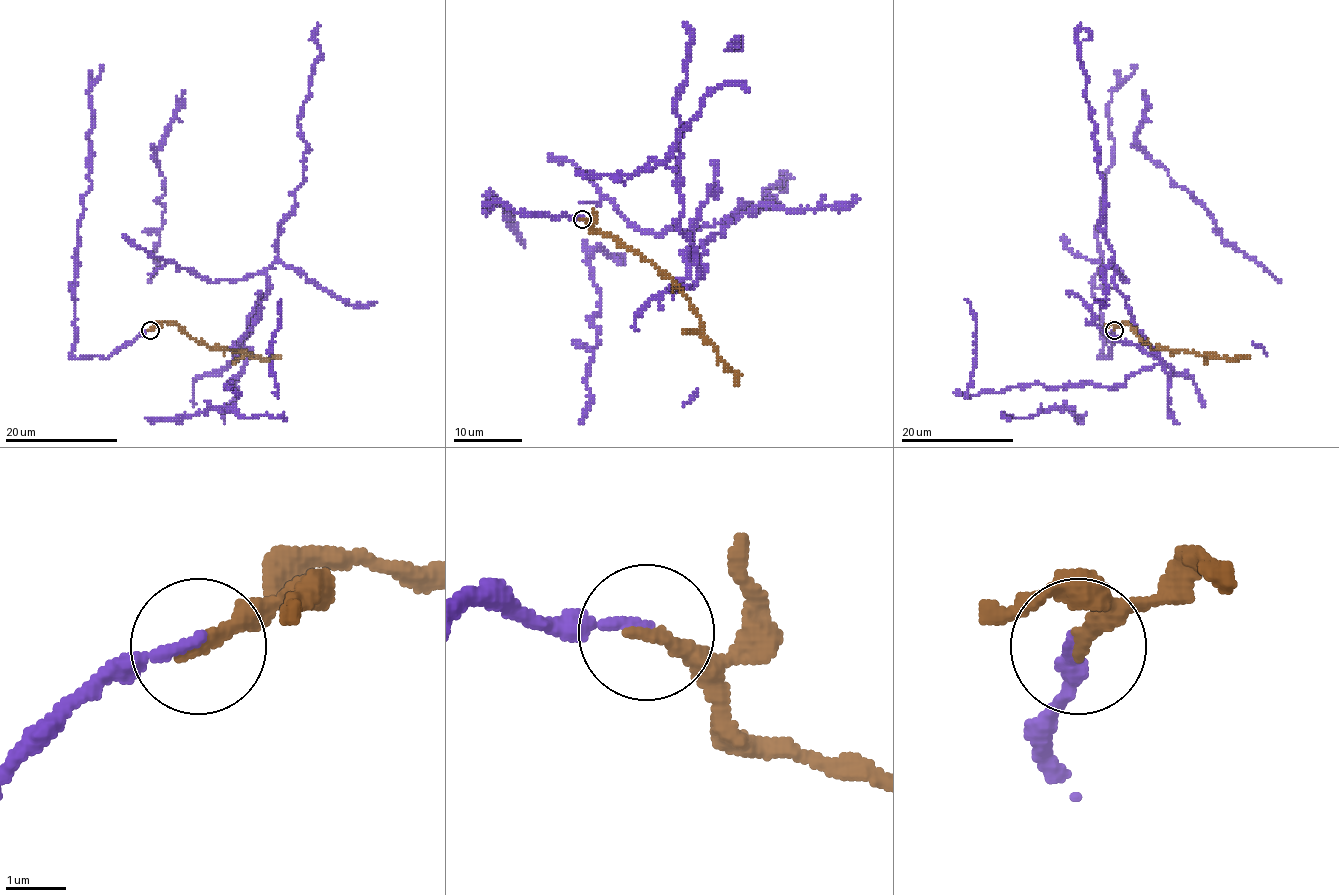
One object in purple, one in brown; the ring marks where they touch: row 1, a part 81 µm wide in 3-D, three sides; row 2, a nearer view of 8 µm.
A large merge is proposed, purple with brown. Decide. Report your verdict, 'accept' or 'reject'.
accept

